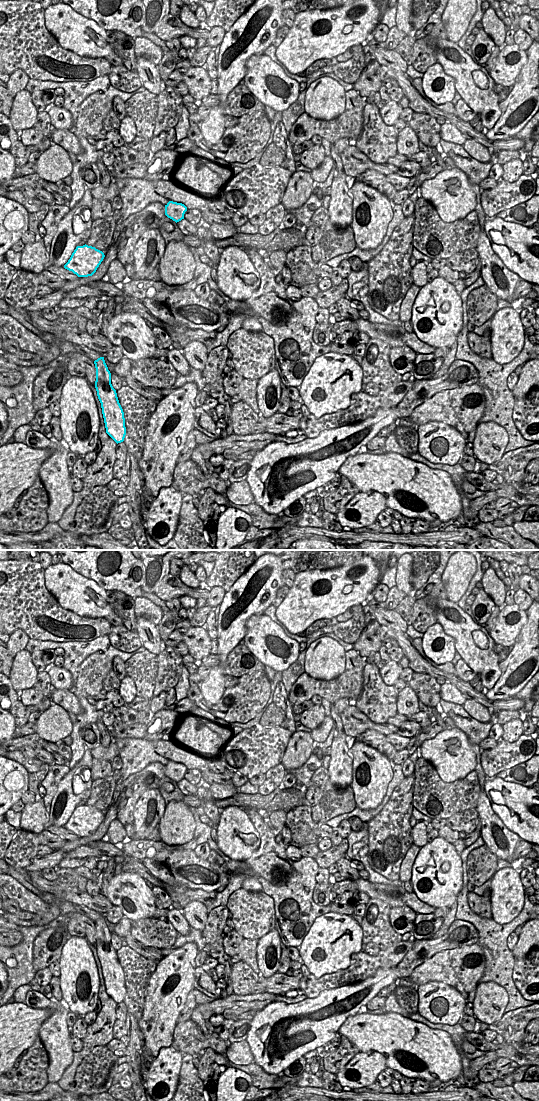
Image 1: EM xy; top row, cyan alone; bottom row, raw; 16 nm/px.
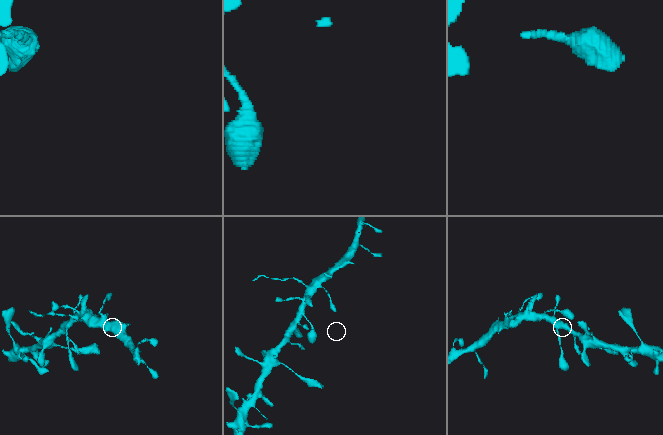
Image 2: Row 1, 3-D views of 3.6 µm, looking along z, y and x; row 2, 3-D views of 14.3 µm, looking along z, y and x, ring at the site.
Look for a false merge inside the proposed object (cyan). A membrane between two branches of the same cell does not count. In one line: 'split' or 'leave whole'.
leave whole

